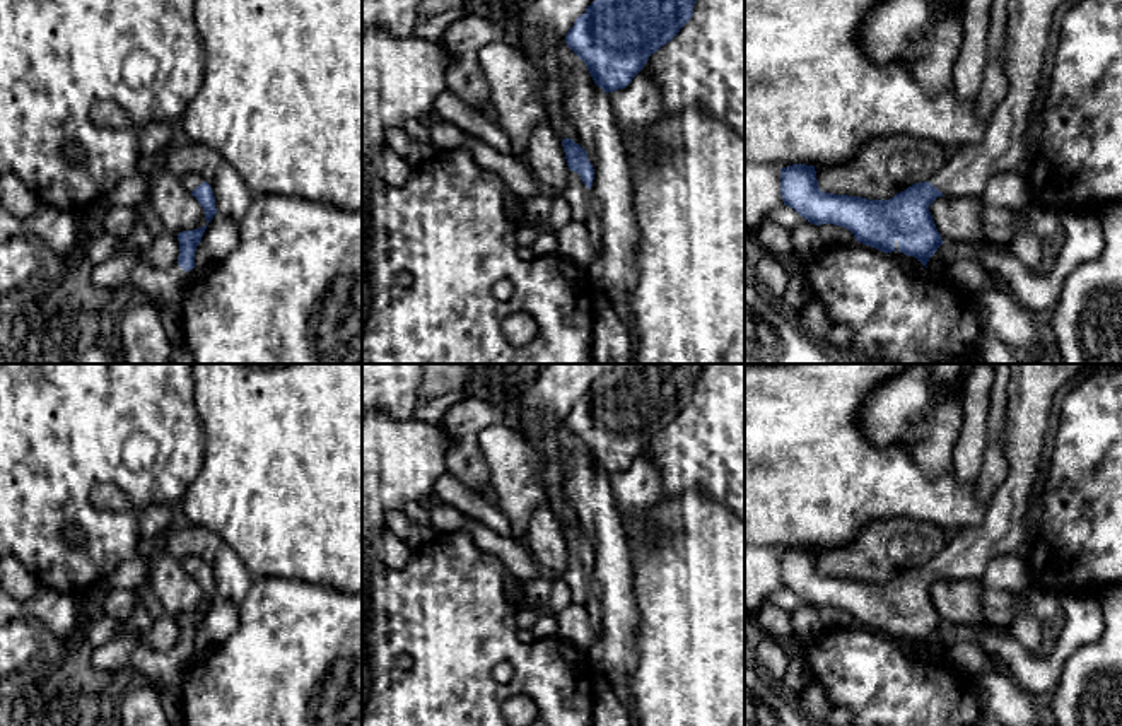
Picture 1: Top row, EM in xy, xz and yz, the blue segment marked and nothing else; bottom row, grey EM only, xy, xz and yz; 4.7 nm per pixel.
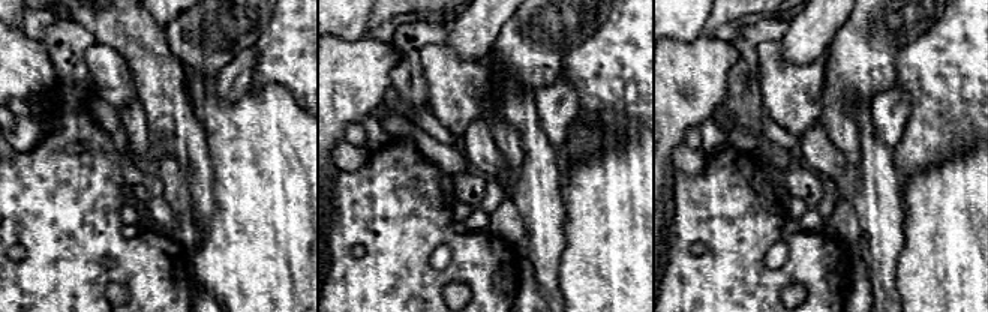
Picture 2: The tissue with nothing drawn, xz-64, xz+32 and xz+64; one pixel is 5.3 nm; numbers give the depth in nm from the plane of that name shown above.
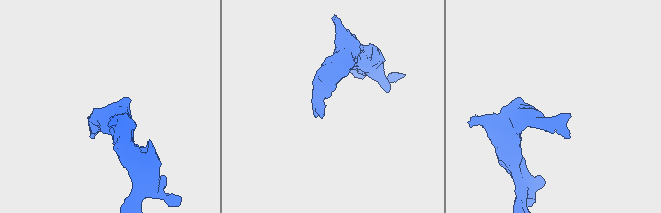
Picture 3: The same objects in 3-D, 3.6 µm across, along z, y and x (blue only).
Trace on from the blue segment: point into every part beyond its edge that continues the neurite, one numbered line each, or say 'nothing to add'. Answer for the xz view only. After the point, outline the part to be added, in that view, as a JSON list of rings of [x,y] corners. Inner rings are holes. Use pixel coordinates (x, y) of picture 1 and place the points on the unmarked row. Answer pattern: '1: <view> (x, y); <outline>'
1: xz (576, 574); [[[569,553],[567,569],[560,577],[570,588],[572,603],[593,606],[594,593],[589,584],[589,571],[582,565],[577,555]]]

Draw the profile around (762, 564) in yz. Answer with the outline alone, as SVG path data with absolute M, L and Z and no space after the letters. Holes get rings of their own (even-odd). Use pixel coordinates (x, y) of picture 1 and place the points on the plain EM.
M745 543L745 610L757 613L782 588L780 550Z

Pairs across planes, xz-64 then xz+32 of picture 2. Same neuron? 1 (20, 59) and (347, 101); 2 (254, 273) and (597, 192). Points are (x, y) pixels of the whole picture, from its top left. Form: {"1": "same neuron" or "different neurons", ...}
{"1": "same neuron", "2": "same neuron"}

